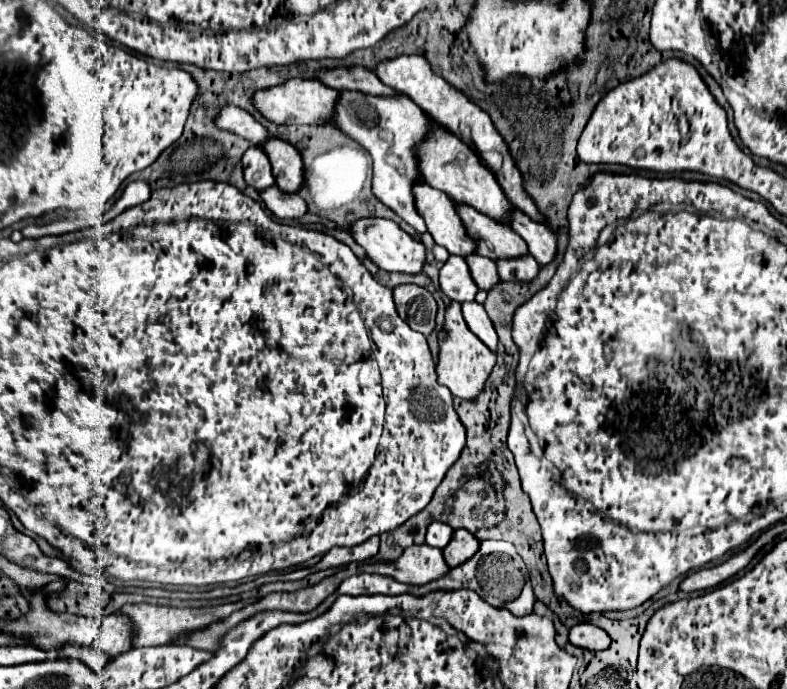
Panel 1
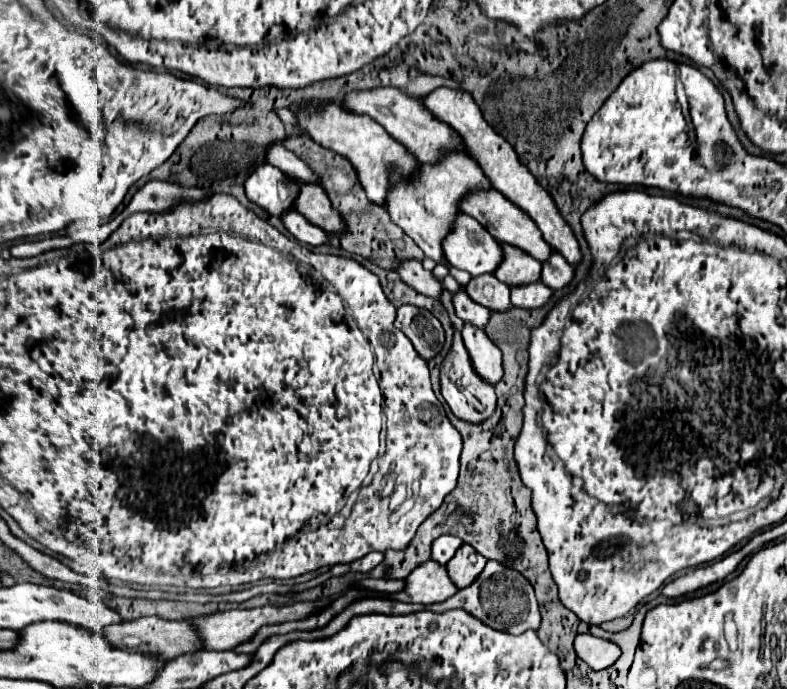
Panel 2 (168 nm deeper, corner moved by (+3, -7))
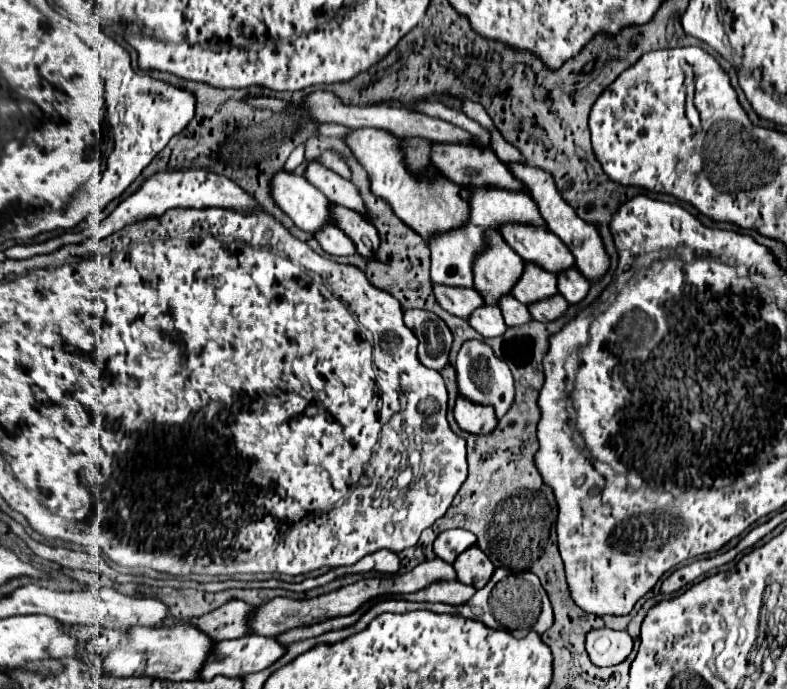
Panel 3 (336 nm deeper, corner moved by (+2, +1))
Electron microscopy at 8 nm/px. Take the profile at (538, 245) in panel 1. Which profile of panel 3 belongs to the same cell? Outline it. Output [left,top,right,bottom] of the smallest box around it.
[556,266,590,304]

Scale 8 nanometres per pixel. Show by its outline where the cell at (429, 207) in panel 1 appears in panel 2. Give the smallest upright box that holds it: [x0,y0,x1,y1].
[443,216,503,276]

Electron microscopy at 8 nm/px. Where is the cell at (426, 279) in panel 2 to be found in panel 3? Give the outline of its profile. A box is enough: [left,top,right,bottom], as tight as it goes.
[432,284,484,318]

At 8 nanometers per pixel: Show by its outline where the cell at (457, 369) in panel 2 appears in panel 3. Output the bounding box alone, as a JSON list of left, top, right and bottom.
[454,396,498,434]

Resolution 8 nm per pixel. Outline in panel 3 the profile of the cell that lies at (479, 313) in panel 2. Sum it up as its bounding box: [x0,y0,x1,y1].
[468,304,506,336]

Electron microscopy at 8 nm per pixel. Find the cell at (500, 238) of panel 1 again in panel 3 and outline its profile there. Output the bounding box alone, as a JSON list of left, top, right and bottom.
[512,262,556,304]

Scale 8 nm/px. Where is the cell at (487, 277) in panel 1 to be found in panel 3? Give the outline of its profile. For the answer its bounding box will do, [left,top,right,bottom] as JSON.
[498,294,532,326]

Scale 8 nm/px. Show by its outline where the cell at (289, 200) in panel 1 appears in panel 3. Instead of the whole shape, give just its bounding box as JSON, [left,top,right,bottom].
[314,224,356,256]

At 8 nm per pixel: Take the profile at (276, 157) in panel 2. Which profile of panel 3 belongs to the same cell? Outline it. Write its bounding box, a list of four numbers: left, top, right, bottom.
[304,160,366,216]

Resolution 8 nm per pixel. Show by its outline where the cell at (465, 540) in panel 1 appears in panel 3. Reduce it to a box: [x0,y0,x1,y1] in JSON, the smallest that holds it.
[452,546,494,588]

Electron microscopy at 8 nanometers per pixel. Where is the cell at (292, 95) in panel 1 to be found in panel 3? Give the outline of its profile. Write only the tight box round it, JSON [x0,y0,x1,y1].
[344,128,468,240]

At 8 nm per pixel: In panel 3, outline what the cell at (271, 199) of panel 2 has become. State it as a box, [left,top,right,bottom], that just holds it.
[270,170,330,232]

